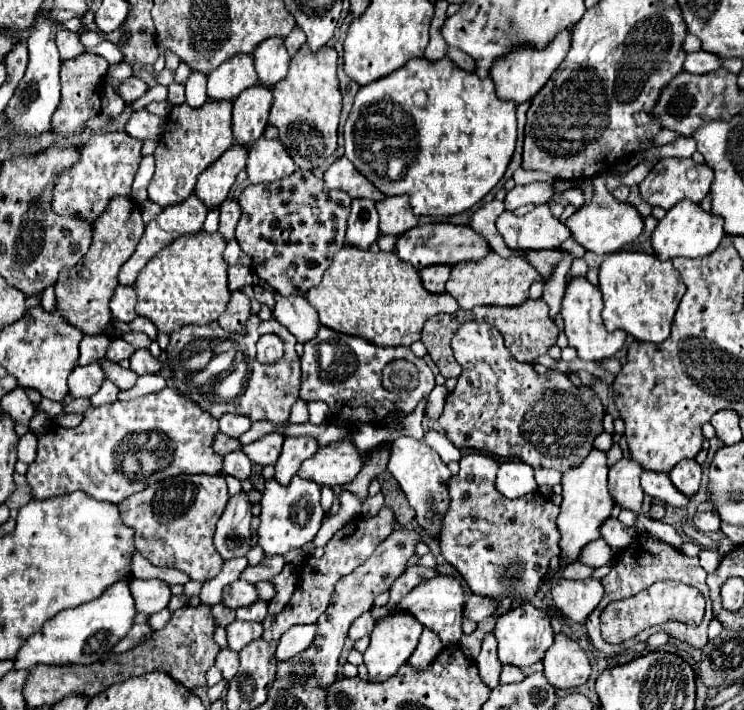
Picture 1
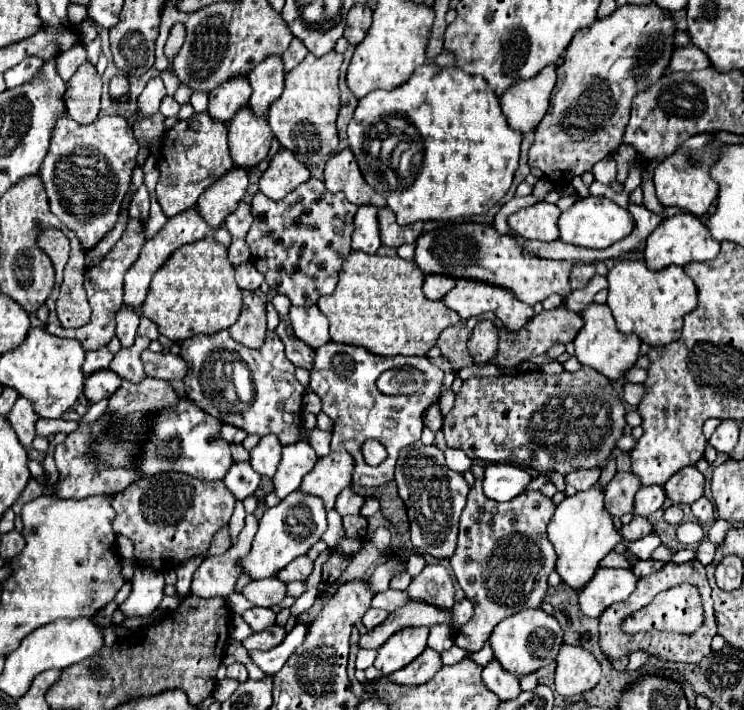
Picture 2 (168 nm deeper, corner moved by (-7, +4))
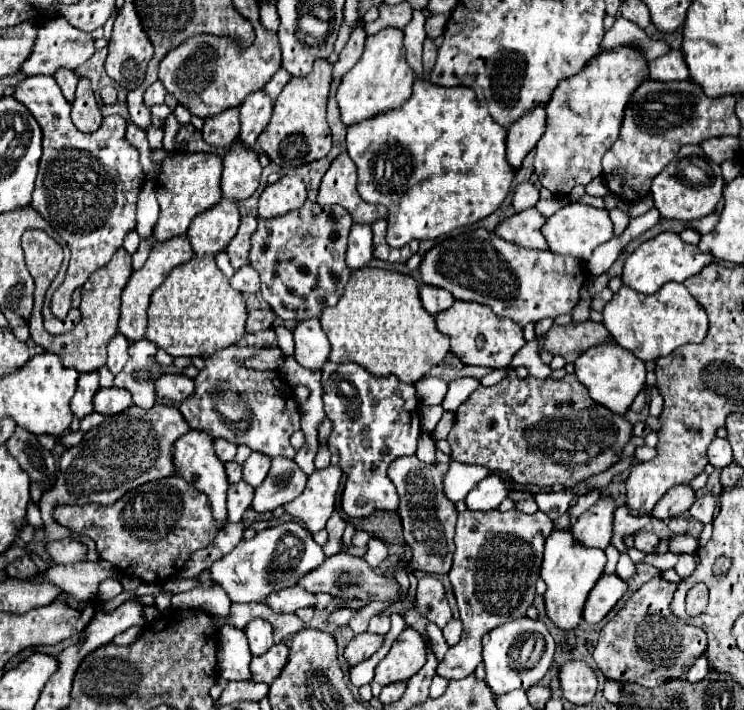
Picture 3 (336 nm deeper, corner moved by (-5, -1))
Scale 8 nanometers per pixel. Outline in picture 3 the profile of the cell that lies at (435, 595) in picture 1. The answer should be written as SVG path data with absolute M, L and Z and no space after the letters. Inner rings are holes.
M362 633L362 635L356 635L356 637L348 643L348 647L346 647L346 651L344 651L344 657L346 657L346 661L348 661L350 667L352 667L352 665L368 659L368 657L370 657L372 653L376 653L382 645L384 645L384 635L378 637L376 633Z

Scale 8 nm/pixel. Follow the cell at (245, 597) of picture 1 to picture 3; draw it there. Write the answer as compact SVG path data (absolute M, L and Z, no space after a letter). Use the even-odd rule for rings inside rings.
M294 585L294 589L270 593L270 597L266 597L266 605L276 613L294 613L300 607L316 607L316 599L312 593Z

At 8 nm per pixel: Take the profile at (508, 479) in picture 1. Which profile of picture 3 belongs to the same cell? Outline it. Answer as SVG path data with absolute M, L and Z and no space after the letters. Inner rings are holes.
M490 475L468 493L466 505L474 511L490 511L496 509L508 495L510 489L506 489L506 481L502 481L500 475Z

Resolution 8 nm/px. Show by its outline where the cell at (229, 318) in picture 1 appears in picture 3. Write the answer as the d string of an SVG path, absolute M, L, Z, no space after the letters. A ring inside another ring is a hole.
M256 309L248 311L248 321L246 321L246 333L260 333L270 329L274 323L274 313L270 309Z

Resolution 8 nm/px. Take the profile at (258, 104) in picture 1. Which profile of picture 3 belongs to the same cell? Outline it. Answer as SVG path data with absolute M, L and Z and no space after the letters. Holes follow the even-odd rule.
M240 139L224 155L224 171L222 171L222 195L234 201L242 201L258 189L262 167L258 163L258 153Z

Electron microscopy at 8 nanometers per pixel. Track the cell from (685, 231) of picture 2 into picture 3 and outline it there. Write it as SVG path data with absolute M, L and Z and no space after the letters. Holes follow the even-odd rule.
M664 231L664 233L656 235L654 239L642 243L626 259L624 271L622 271L622 281L624 281L624 285L628 285L640 293L656 293L666 281L682 283L684 279L700 273L700 269L710 265L712 261L714 261L714 257L710 257L710 253L702 253L696 245L684 243L678 233Z

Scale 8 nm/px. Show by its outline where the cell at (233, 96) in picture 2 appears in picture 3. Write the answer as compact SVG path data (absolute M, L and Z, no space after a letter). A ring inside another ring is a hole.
M226 109L228 113L218 113L218 117L208 117L204 121L202 137L214 147L228 149L240 133L240 109Z

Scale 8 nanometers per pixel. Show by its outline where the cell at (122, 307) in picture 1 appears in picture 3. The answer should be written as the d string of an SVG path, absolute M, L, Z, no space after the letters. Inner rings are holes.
M116 333L114 339L110 339L108 343L108 369L116 375L122 371L122 367L128 361L128 341L126 337L122 337L122 333Z

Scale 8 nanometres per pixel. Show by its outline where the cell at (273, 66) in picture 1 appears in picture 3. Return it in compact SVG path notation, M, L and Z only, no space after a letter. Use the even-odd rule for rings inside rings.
M260 89L260 93L250 93L250 97L246 97L246 101L240 105L242 129L238 139L242 139L248 147L254 147L258 135L270 123L272 107L274 107L274 101L266 97L264 89Z

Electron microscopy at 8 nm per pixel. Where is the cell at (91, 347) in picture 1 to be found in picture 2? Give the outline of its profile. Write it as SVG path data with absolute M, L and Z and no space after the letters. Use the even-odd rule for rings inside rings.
M106 346L100 348L100 350L96 350L96 352L88 352L88 354L86 354L86 362L84 362L84 366L82 366L84 376L90 376L90 374L94 374L94 372L98 372L98 370L110 368L112 358L114 358L114 356L112 356L112 352L108 352Z

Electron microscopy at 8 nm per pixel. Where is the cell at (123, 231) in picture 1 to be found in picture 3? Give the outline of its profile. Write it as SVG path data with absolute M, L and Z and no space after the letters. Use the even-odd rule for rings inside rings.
M122 247L122 249L118 249L118 253L114 253L110 263L104 265L102 269L98 269L98 273L92 273L86 281L86 285L82 287L82 303L80 303L82 323L74 331L70 331L62 337L52 337L50 333L46 333L44 325L42 325L42 321L44 321L42 319L42 303L34 303L34 311L28 321L30 337L44 349L58 353L66 367L72 367L80 373L100 369L106 363L106 345L108 345L110 337L114 337L118 333L120 293L130 275L132 275L132 255Z

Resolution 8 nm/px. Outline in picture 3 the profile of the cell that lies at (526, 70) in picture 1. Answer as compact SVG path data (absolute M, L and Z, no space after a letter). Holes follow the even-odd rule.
M540 105L540 109L530 109L530 113L522 115L514 125L510 125L506 143L508 143L508 163L514 169L520 167L522 159L544 135L544 127L546 127L544 105Z

